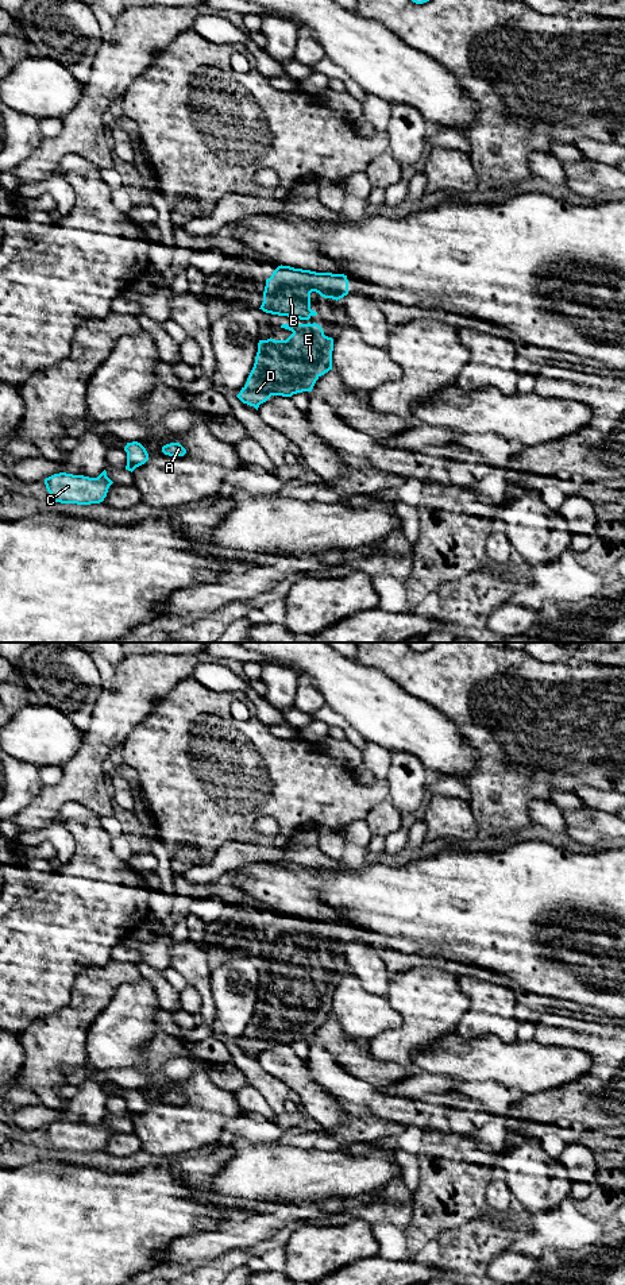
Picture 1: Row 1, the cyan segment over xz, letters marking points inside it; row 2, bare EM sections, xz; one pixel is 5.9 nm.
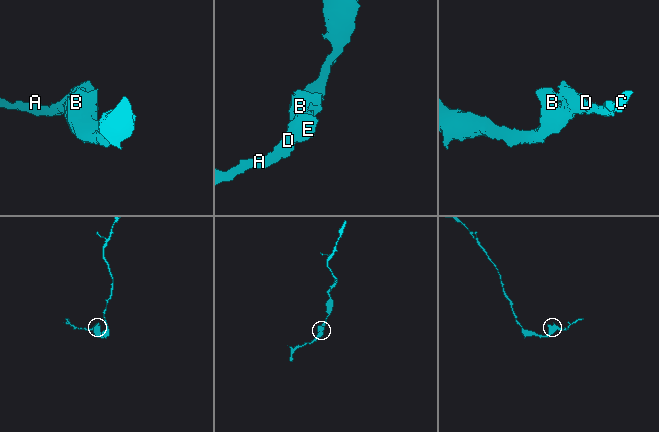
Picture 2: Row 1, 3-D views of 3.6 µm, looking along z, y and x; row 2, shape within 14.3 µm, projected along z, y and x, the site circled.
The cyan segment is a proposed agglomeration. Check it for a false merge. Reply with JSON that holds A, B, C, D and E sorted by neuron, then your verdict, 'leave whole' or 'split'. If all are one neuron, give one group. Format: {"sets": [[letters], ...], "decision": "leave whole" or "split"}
{"sets": [["A", "B", "C", "D", "E"]], "decision": "leave whole"}

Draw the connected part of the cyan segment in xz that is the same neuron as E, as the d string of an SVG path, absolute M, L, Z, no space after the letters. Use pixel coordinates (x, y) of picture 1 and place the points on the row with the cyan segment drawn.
M282 324L281 328L293 333L286 340L259 340L254 367L236 395L256 410L271 395L312 391L316 381L332 370L333 339L319 324Z

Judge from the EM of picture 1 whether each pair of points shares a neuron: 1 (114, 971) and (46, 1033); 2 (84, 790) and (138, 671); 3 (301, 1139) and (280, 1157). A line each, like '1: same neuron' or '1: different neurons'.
1: same neuron
2: same neuron
3: different neurons

